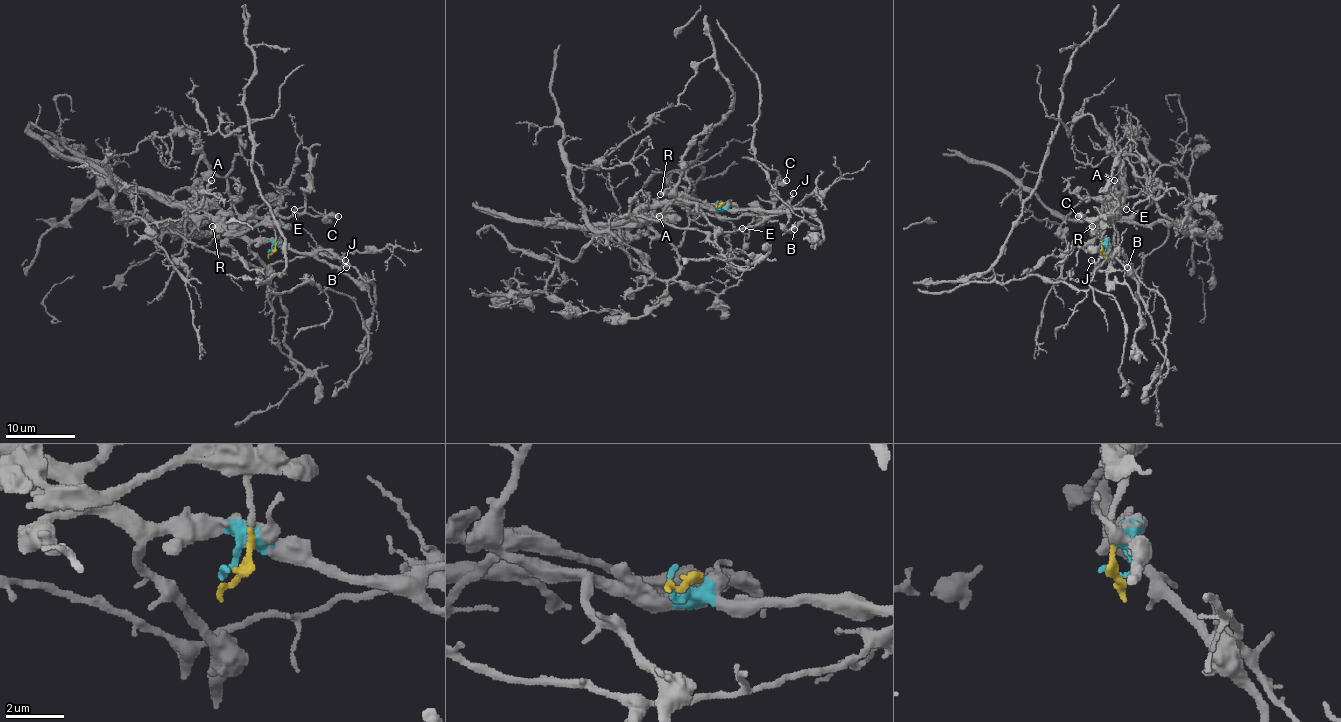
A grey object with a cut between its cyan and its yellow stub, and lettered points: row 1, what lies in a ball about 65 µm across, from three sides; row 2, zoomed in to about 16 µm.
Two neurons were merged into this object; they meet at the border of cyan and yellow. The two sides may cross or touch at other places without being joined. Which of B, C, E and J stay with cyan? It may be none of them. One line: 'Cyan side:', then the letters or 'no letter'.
Cyan side: B, C, E, J

